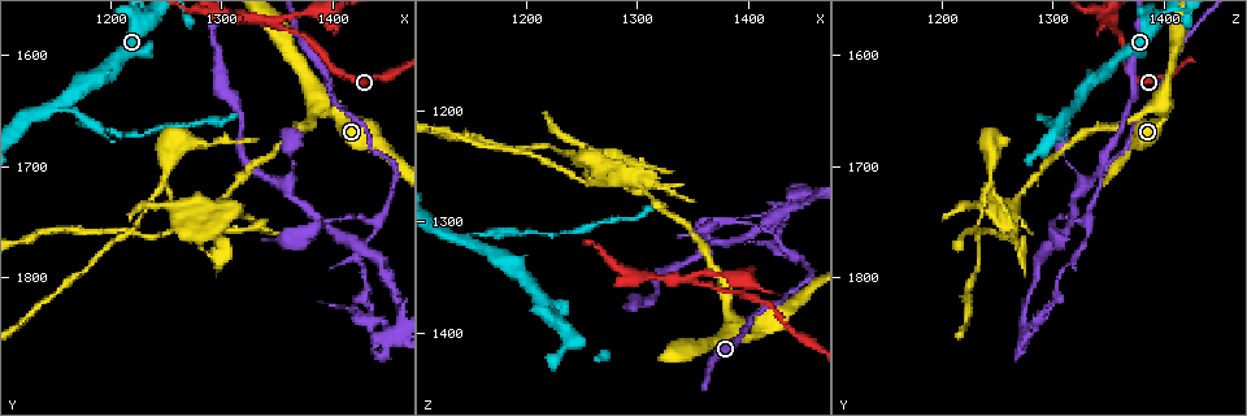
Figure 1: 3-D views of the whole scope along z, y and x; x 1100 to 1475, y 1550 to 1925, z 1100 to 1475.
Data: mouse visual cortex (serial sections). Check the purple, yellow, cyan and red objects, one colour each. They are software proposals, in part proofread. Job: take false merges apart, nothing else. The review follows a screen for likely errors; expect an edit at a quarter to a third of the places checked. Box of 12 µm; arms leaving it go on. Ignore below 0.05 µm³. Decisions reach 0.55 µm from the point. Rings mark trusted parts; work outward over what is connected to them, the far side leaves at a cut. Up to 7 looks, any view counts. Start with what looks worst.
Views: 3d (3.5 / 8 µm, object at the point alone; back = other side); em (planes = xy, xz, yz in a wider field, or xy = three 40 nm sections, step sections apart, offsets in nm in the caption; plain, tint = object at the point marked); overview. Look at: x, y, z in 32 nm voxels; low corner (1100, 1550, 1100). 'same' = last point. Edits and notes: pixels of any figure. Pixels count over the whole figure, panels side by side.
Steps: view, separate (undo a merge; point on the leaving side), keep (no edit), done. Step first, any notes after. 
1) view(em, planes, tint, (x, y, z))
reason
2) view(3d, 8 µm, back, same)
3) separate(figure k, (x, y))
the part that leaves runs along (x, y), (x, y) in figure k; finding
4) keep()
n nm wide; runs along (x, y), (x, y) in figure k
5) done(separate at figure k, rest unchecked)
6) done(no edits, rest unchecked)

view(3d, 3.5 µm, (1440, 1752, 1330))

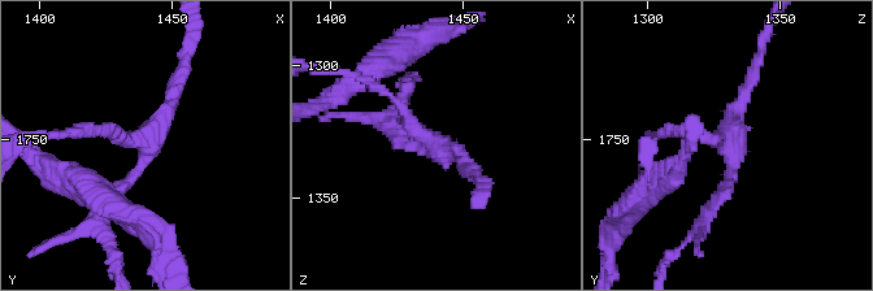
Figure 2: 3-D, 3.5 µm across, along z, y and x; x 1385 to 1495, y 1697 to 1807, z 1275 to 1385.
separate(figure 2, (118, 189))
arms of 150, 150, 200 nm; the part that leaves runs along (152, 133), (108, 233) in figure 2; a second cell is stuck on

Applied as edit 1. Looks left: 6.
view(3d, 3.5 µm, (1148, 1648, 1318))
three-way junction

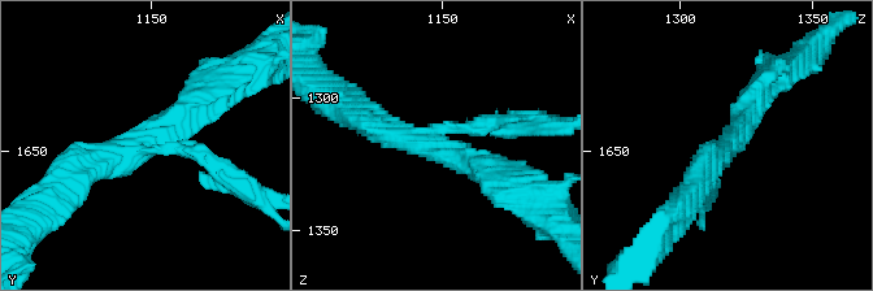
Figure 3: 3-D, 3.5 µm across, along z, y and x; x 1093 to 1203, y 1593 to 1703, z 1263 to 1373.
view(em, xy, step 2, tint, (1149, 1649, 1319))
3 arms; arms of 150, 300, 350 nm

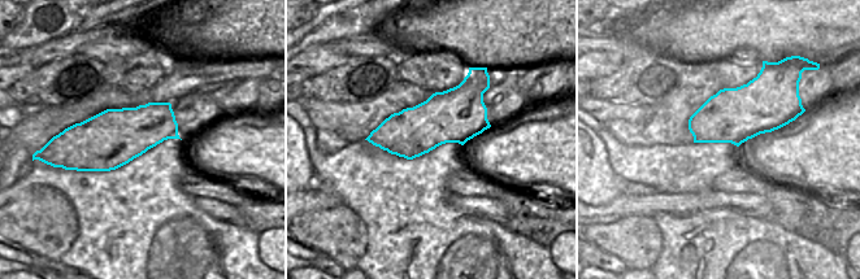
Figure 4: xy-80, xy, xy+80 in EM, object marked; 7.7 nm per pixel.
separate(figure 3, (498, 120))
the part that leaves runs along (454, 129), (494, 118), (561, 125) in figure 3; a second cell is stuck on

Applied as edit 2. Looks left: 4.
view(3d, 8 µm, (1390, 1646, 1396))
side arm on a straight run

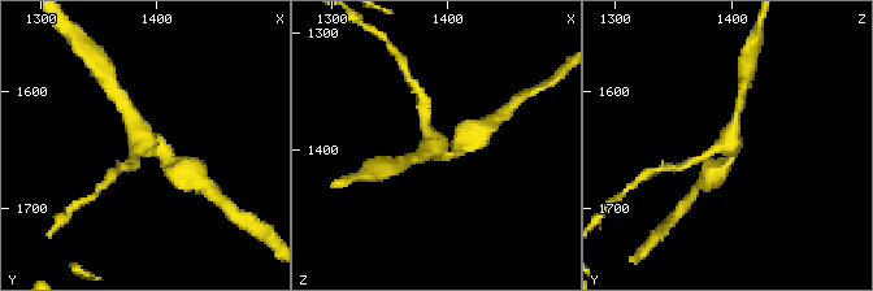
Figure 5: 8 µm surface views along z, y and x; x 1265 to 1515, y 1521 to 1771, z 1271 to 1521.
view(em, xy, step 1, tint, (1388, 1646, 1400))
3 arms; arms of 200, 200, 300 nm; shape alone is not enough

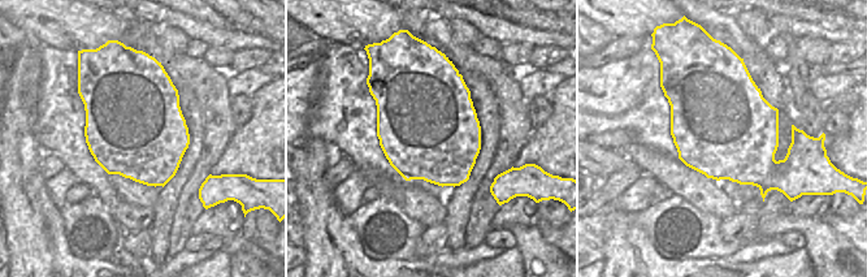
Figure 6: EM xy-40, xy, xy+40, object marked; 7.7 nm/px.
keep()
runs along (459, 142), (443, 153), (424, 118) in figure 5; all the same cell

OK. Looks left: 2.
done(separate at figure 2, separate at figure 3, rest unchecked)

